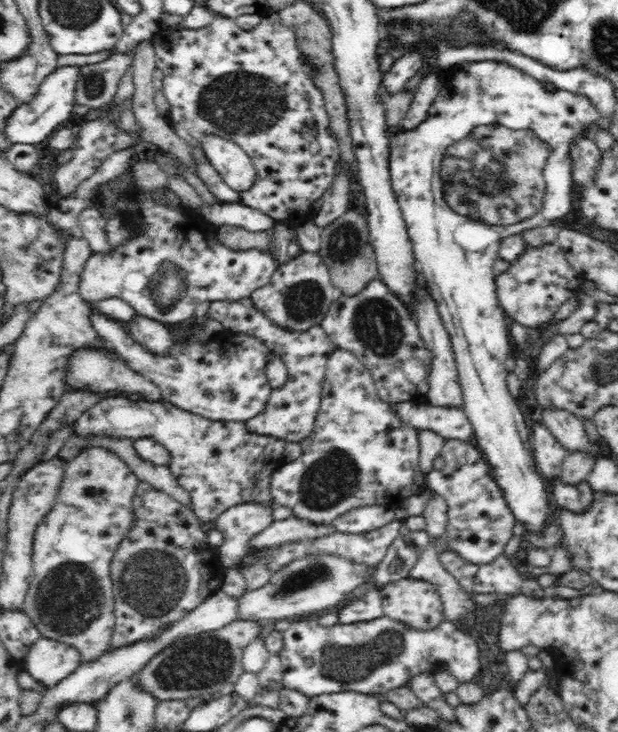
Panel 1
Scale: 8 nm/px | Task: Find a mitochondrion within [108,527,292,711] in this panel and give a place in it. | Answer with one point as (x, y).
(152, 582)

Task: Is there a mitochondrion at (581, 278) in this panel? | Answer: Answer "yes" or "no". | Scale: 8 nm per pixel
no

